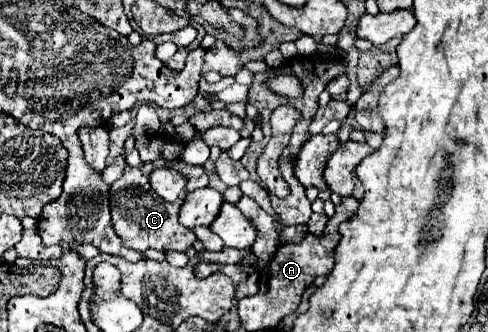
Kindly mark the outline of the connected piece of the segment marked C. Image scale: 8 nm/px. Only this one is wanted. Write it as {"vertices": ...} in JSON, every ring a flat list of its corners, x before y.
{"vertices":[[146,162,140,168,126,166,120,180,116,180,110,186,110,210,112,210,114,230,126,248,132,248,138,252,144,252,148,248,158,250,158,252,170,252,170,250,184,252,186,248,190,248,196,242,194,232,184,228,178,222,178,210,180,210,184,198,166,202,150,188,148,174,152,172,154,166,156,166,156,162]]}

